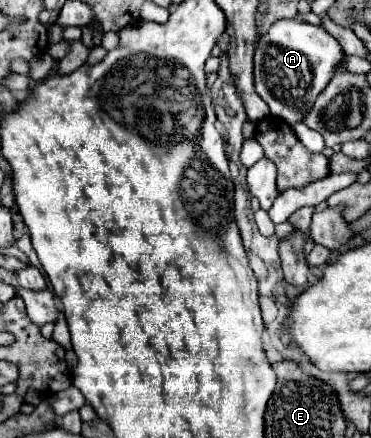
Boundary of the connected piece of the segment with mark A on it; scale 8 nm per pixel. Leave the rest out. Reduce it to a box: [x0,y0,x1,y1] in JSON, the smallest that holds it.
[255,18,343,126]

